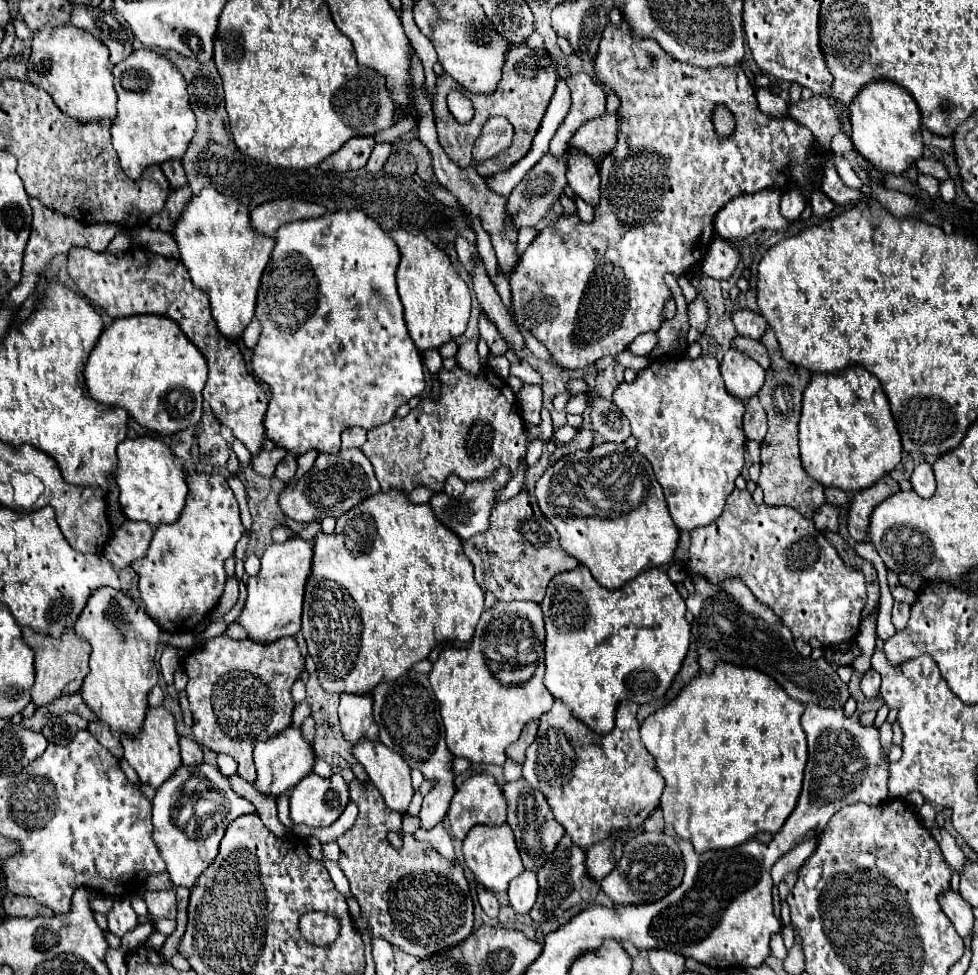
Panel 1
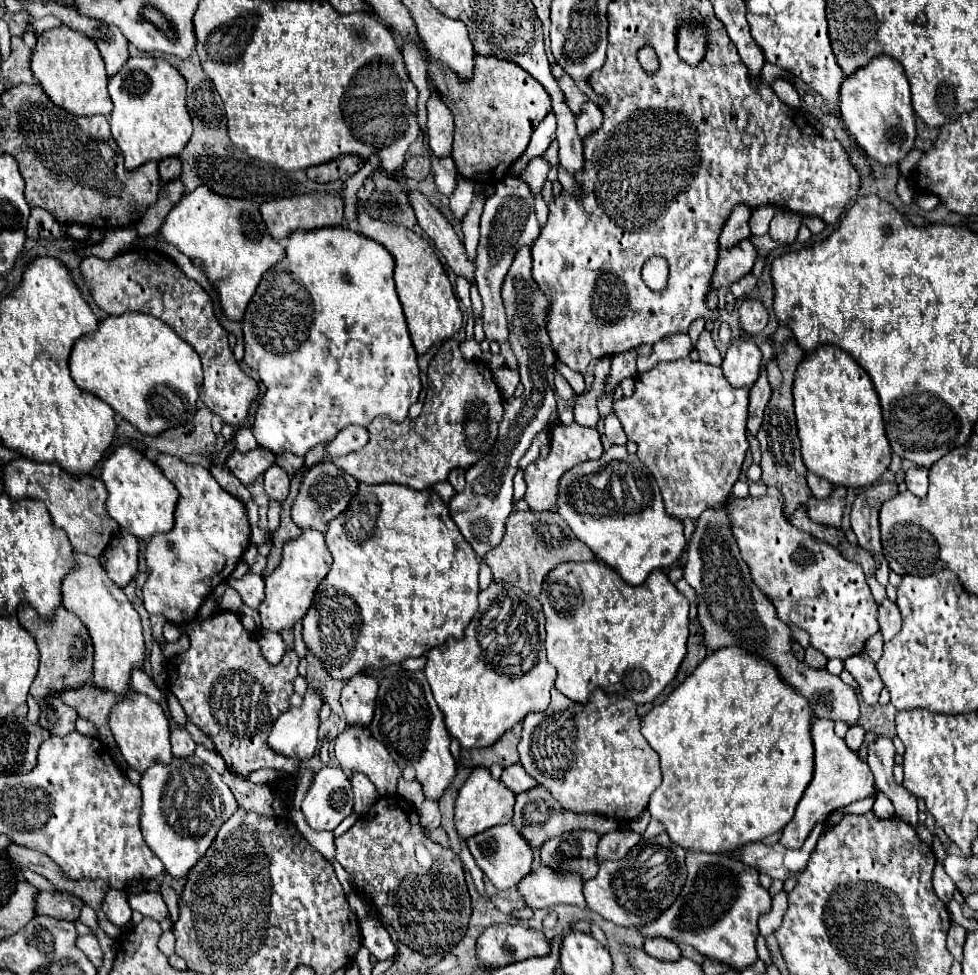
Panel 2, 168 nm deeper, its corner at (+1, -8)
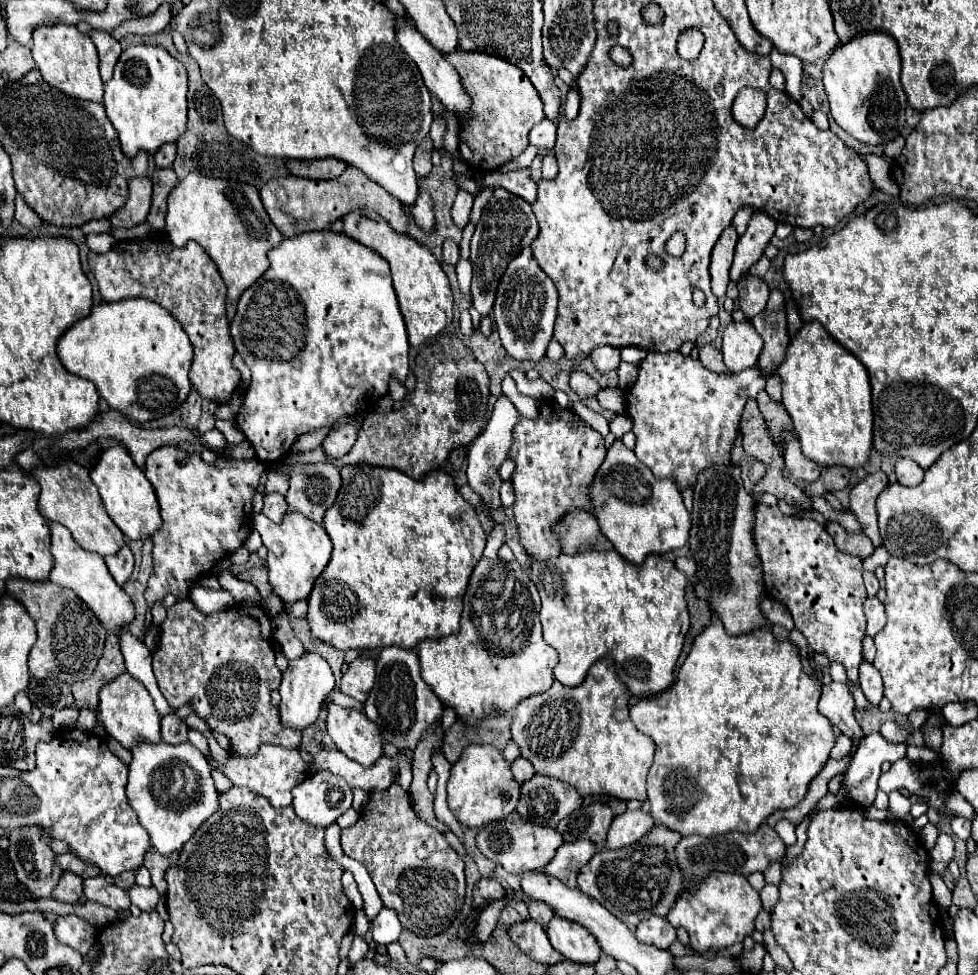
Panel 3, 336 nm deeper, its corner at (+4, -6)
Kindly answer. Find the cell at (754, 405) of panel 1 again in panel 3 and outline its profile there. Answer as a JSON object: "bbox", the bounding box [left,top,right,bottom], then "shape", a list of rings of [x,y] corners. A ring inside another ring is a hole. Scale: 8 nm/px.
{"bbox":[751,289,789,373],"shape":[[[779,289],[771,291],[767,307],[759,315],[755,315],[751,323],[765,341],[765,347],[759,355],[759,367],[769,373],[783,361],[787,345],[789,345],[785,297]]]}

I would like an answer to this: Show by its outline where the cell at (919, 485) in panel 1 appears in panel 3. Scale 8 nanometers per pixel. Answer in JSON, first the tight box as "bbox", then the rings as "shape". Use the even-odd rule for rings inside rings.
{"bbox":[895,459,923,487],"shape":[[[899,459],[897,465],[895,465],[895,475],[897,475],[897,481],[901,485],[907,485],[907,487],[913,487],[913,485],[919,485],[923,481],[923,469],[913,461],[913,459]]]}

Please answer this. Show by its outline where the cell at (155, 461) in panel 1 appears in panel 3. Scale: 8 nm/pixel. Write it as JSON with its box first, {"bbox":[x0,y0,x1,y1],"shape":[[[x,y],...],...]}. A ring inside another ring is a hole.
{"bbox":[91,445,161,539],"shape":[[[113,445],[99,457],[97,465],[91,471],[91,481],[99,489],[107,515],[115,521],[115,525],[123,531],[125,537],[147,539],[161,525],[155,489],[149,483],[149,479],[145,479],[145,473],[133,463],[131,455],[127,453],[127,449],[123,445]]]}

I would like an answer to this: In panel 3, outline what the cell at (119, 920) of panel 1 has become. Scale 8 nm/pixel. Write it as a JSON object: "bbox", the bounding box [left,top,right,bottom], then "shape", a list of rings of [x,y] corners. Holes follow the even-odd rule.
{"bbox":[85,875,131,911],"shape":[[[103,875],[85,879],[85,897],[91,901],[97,901],[101,905],[107,905],[115,911],[125,911],[131,905],[127,899],[127,891],[123,891],[121,887],[117,887],[113,883],[107,883],[107,879]]]}

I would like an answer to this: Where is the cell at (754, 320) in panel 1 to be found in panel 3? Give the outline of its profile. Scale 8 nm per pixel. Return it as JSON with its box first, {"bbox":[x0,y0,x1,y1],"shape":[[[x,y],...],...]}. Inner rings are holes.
{"bbox":[737,271,769,319],"shape":[[[745,271],[737,279],[737,289],[739,289],[739,307],[749,319],[765,309],[765,303],[769,299],[769,287],[761,277]]]}

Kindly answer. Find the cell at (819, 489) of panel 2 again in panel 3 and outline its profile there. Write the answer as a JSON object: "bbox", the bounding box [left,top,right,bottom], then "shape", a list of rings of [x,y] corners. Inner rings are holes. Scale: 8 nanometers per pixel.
{"bbox":[783,431,821,483],"shape":[[[785,431],[783,433],[783,459],[785,459],[785,469],[789,475],[793,475],[799,481],[807,481],[813,483],[815,479],[819,479],[821,469],[815,461],[807,459],[801,453],[801,445],[799,439],[793,431]]]}

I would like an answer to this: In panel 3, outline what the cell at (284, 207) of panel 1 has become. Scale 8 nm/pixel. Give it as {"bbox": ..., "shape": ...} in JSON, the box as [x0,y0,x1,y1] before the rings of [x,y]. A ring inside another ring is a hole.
{"bbox":[261,167,407,237],"shape":[[[347,167],[343,175],[329,179],[329,181],[313,181],[303,177],[279,177],[271,179],[271,183],[265,183],[261,187],[261,199],[263,205],[271,217],[271,221],[277,225],[277,229],[285,237],[293,237],[303,231],[323,231],[329,227],[331,221],[345,217],[351,211],[375,211],[379,213],[397,233],[407,233],[407,209],[397,201],[391,193],[387,193],[379,183],[371,181],[367,175],[357,171],[357,167]],[[277,187],[283,187],[287,191],[287,203],[279,203],[277,199]]]}

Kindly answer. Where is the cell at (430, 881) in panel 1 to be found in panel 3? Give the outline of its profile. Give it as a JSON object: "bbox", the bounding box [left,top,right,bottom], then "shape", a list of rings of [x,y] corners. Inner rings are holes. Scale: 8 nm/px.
{"bbox":[341,783,465,937],"shape":[[[393,783],[387,791],[375,791],[369,795],[369,803],[361,811],[359,821],[353,827],[341,831],[341,847],[345,855],[367,867],[383,905],[393,907],[399,913],[399,919],[407,931],[423,937],[437,935],[449,929],[451,923],[459,917],[465,899],[463,859],[453,851],[443,833],[415,815],[409,793],[403,791],[397,783]]]}

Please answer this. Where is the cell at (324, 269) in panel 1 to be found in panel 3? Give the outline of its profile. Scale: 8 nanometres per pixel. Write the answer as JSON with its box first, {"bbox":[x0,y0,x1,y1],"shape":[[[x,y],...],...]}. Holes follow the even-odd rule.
{"bbox":[231,231,409,463],"shape":[[[315,231],[285,237],[267,257],[269,269],[237,301],[231,337],[235,351],[251,369],[251,385],[243,395],[235,423],[255,447],[257,459],[275,463],[289,453],[299,435],[373,407],[387,393],[391,377],[405,383],[409,341],[387,261],[375,251],[353,243],[343,233]]]}

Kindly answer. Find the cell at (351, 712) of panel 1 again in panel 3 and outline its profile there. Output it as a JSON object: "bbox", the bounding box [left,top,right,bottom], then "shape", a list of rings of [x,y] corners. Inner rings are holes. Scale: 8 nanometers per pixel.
{"bbox":[341,657,375,701],"shape":[[[357,657],[349,663],[349,671],[341,679],[341,691],[357,701],[365,701],[375,683],[375,661],[371,657]]]}

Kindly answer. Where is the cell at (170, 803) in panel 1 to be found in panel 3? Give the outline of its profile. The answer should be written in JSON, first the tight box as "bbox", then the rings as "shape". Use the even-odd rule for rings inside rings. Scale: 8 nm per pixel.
{"bbox":[127,741,217,855],"shape":[[[139,741],[133,749],[133,759],[129,765],[127,799],[129,805],[139,815],[139,823],[147,829],[151,845],[161,853],[169,855],[179,851],[191,835],[207,821],[217,809],[217,789],[211,779],[211,767],[197,747],[191,743],[145,743]]]}

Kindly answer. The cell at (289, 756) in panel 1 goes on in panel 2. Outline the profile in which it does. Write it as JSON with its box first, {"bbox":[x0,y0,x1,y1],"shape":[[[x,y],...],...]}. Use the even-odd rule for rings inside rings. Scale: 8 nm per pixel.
{"bbox":[268,689,322,767],"shape":[[[308,689],[302,707],[292,707],[282,717],[278,717],[270,729],[268,745],[276,753],[298,761],[304,767],[306,761],[314,757],[318,745],[318,711],[322,701],[316,691]]]}

